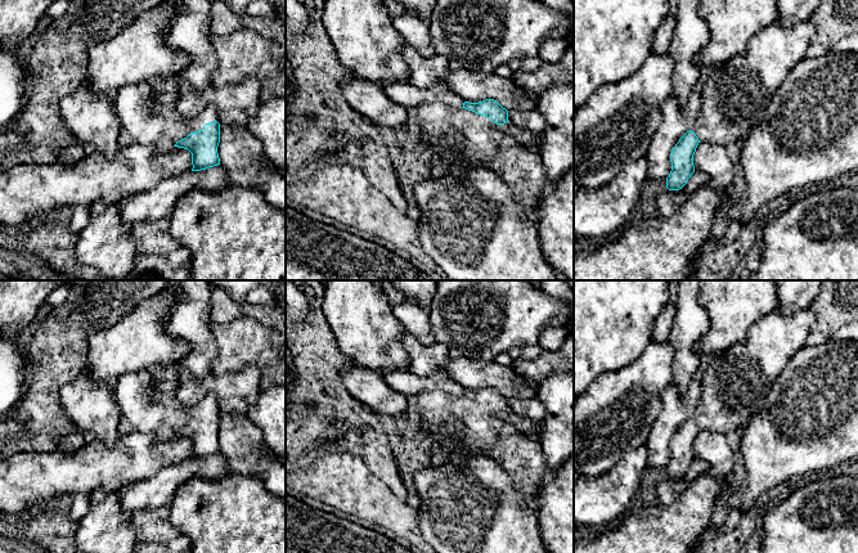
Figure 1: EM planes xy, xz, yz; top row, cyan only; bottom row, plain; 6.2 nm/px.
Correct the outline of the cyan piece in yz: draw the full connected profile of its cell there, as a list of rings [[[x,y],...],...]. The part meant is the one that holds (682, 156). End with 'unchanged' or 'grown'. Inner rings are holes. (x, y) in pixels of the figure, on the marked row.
[[[812,18],[791,27],[774,21],[751,39],[745,53],[717,66],[711,75],[704,77],[701,109],[692,129],[679,139],[670,153],[671,171],[666,177],[669,190],[682,189],[695,172],[693,154],[700,141],[724,147],[737,140],[745,141],[765,117],[771,99],[790,71],[805,57],[814,36],[816,24]]]; grown

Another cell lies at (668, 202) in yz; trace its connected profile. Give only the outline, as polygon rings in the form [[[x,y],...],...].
[[[695,171],[687,184],[679,190],[662,190],[656,198],[656,212],[662,216],[673,216],[686,201],[700,188],[710,185],[707,175]]]

